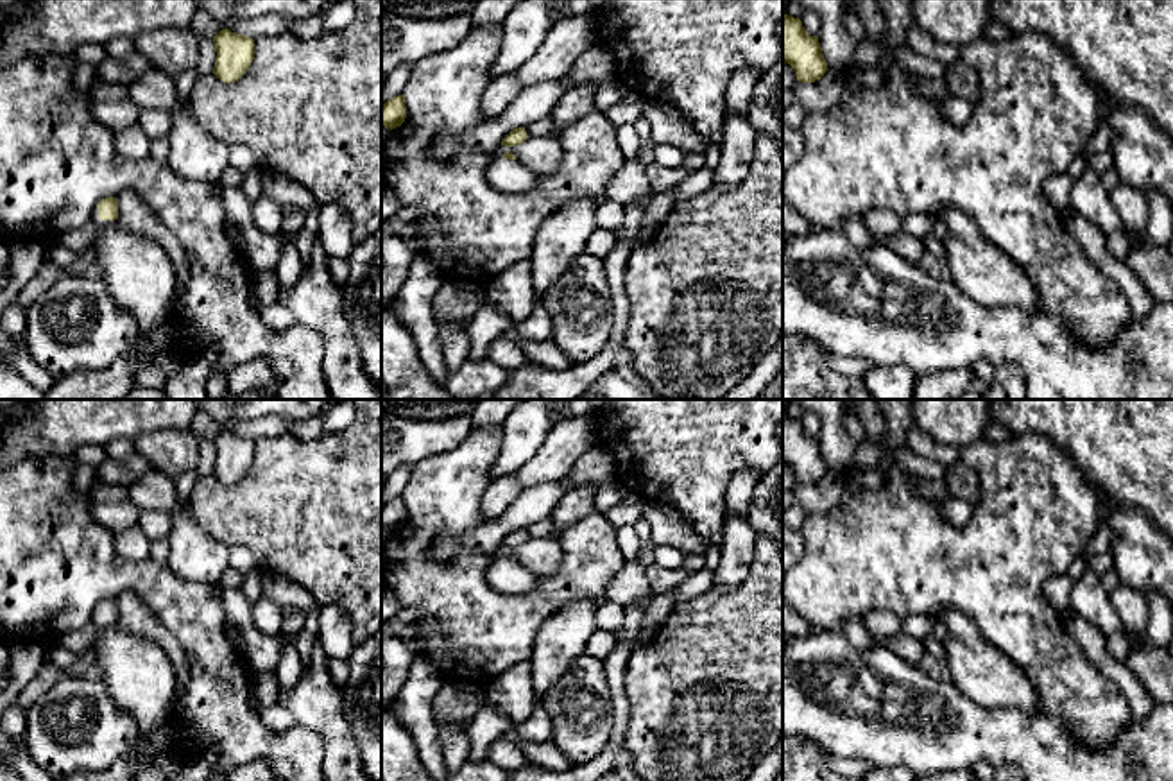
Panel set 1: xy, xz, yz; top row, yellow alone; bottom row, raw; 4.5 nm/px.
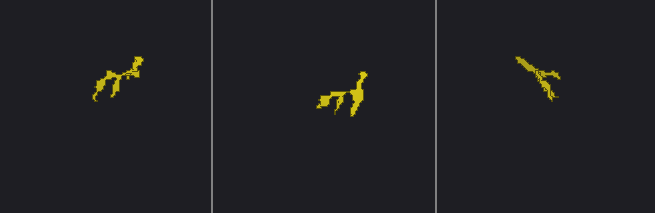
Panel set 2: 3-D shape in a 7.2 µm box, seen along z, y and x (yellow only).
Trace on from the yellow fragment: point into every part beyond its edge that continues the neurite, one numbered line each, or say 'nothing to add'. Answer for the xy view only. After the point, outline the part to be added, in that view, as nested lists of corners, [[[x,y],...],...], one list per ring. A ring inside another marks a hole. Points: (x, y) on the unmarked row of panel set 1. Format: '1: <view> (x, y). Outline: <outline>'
1: xy (138, 674). Outline: [[[95,607],[90,620],[98,634],[93,641],[97,668],[113,700],[127,711],[140,736],[152,736],[170,724],[176,704],[176,670],[167,652],[152,639],[124,631],[116,622],[100,622]]]

